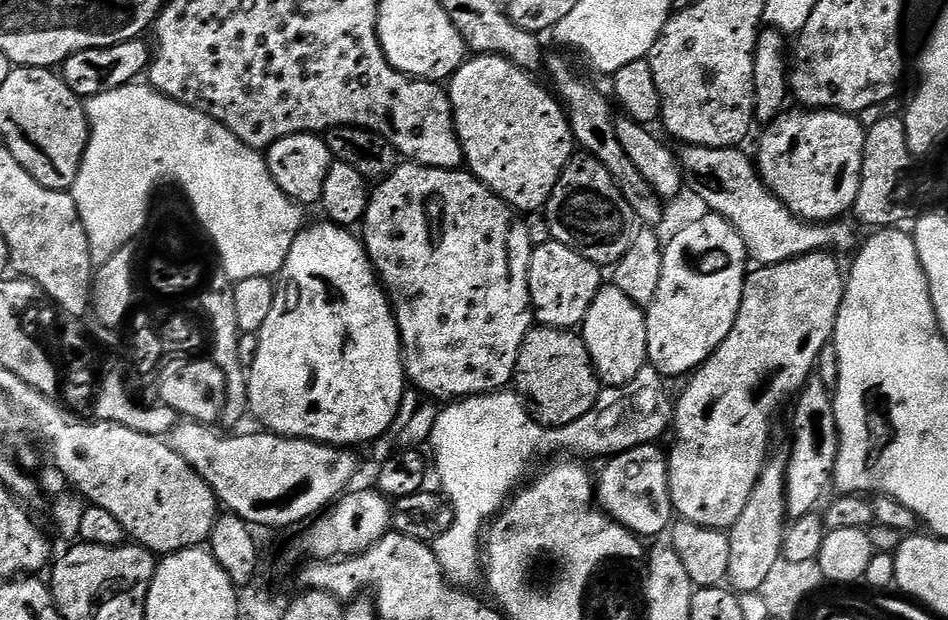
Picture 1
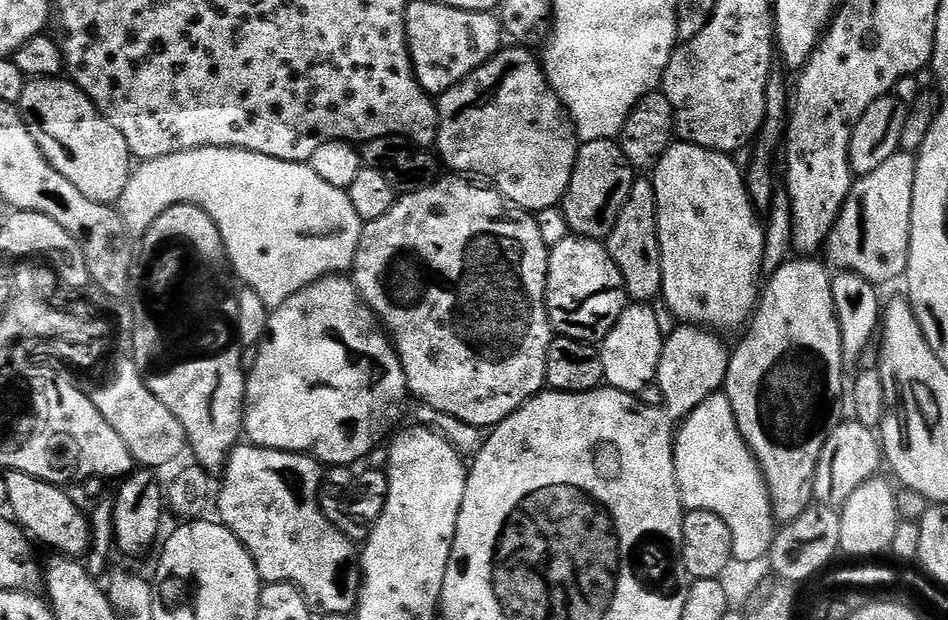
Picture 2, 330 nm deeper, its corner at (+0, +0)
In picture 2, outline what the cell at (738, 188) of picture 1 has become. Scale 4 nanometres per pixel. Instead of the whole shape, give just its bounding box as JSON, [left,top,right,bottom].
[826,150,916,286]

